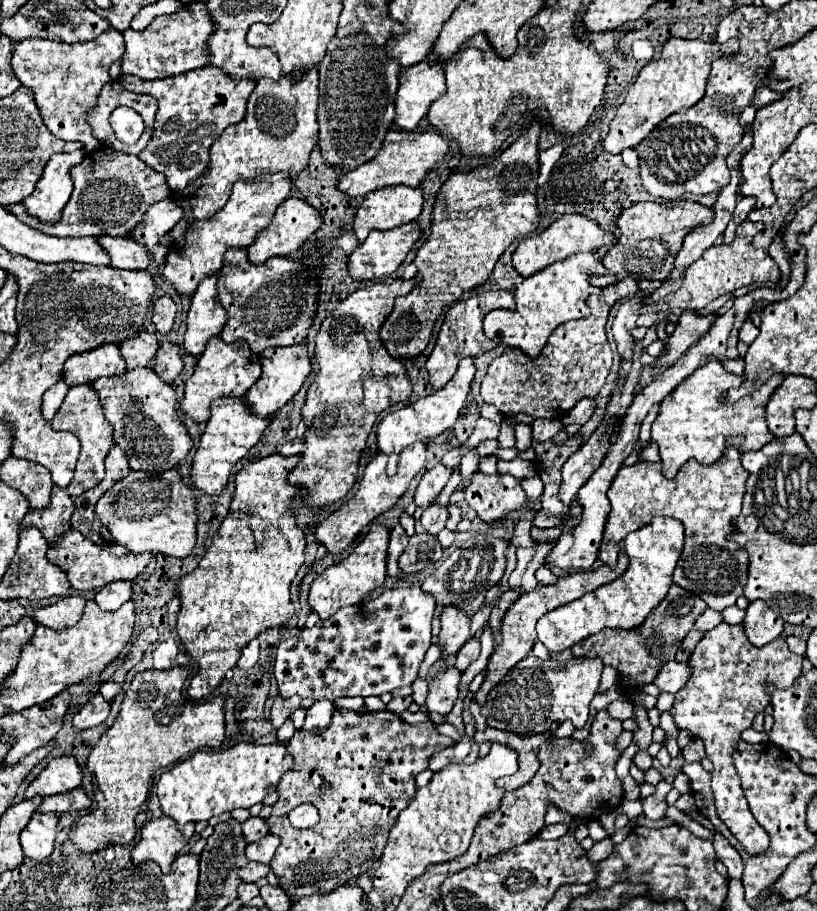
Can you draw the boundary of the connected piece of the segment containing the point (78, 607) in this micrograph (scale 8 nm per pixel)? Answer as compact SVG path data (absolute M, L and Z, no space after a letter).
M76 595L62 597L54 605L38 609L34 613L34 619L36 619L36 623L42 623L54 631L64 629L64 627L72 627L82 617L84 603L86 601L82 597L76 597Z

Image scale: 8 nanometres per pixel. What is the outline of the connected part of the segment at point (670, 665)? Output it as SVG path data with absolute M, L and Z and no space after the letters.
M668 661L660 669L654 685L658 685L664 693L678 693L686 685L686 681L690 679L690 673L692 673L692 669L688 663Z

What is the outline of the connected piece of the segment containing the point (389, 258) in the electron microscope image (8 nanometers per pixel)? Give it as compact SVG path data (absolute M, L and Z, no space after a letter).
M418 223L392 231L372 231L350 255L348 271L354 279L374 279L394 273L406 259L412 245L422 237Z

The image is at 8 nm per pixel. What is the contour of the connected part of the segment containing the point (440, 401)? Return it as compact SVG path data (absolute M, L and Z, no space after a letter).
M466 357L460 361L458 365L458 371L456 375L448 381L446 387L438 389L436 393L428 395L428 397L422 397L418 399L416 403L400 409L400 411L394 411L394 413L388 413L378 429L376 429L376 437L378 437L378 451L388 455L390 461L388 461L388 475L392 477L396 473L396 467L398 467L398 455L404 447L416 443L416 441L422 441L422 443L428 443L430 439L438 437L440 433L444 433L446 429L450 429L458 415L460 415L460 409L464 407L466 403L466 395L470 391L470 383L474 379L474 373L476 373L476 367L474 367L474 359L472 357Z

